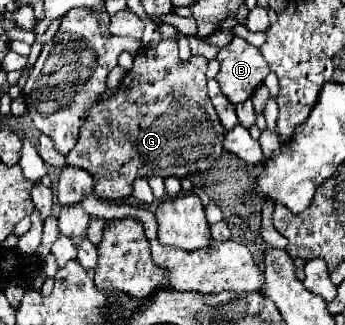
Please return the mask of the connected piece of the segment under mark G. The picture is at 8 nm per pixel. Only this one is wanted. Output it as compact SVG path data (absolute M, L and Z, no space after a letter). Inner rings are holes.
M165 38L155 48L141 48L135 58L131 70L125 72L119 92L115 92L109 100L95 104L95 108L87 110L87 118L79 132L77 146L67 154L67 166L87 170L95 180L95 194L109 202L117 202L127 198L133 190L133 180L137 176L177 176L185 178L195 172L203 172L211 168L211 164L223 152L225 128L221 126L215 108L207 96L207 58L193 56L189 62L179 60L177 56L177 40Z

